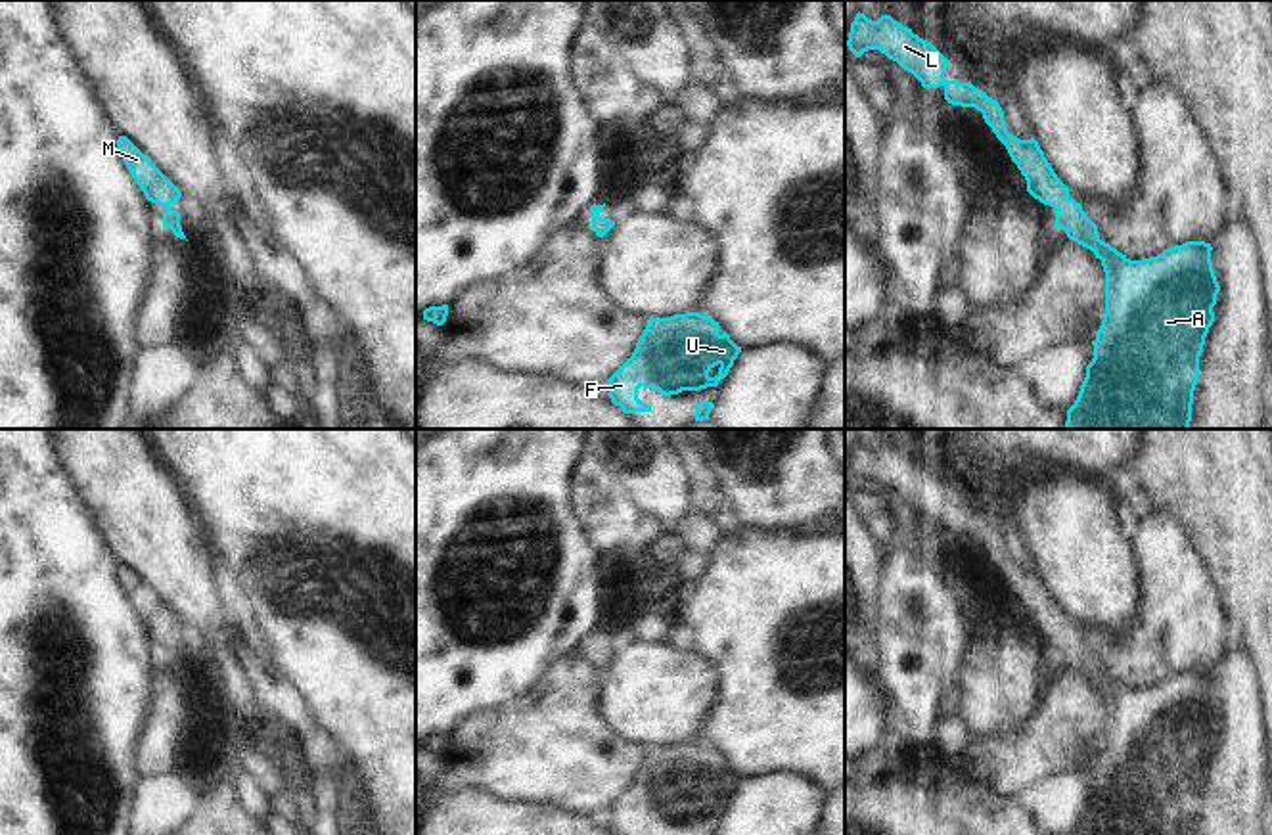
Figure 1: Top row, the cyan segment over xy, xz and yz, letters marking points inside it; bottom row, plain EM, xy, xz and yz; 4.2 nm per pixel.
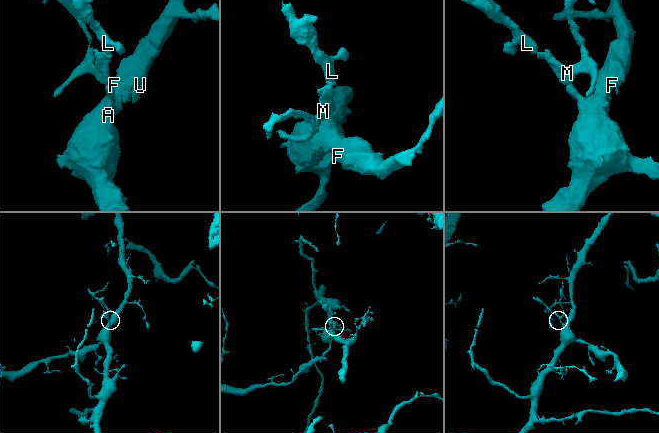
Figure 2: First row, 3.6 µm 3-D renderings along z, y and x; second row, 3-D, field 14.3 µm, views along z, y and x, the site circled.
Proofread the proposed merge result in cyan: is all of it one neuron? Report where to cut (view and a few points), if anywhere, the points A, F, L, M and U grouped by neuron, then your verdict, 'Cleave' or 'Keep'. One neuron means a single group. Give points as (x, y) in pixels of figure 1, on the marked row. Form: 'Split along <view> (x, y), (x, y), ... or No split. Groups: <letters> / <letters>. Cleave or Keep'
No split. Groups: A F L M U. Keep.

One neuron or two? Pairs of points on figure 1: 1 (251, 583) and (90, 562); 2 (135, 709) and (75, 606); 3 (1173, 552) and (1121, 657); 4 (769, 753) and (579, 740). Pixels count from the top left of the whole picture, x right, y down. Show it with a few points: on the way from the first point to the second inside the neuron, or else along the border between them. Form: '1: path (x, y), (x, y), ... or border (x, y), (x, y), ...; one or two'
1: border (96, 523), (119, 564); two
2: path (110, 684), (90, 665), (90, 646), (79, 631); one
3: path (1173, 579), (1173, 606), (1148, 631); one
4: border (604, 719), (625, 738), (642, 742), (648, 747); two

